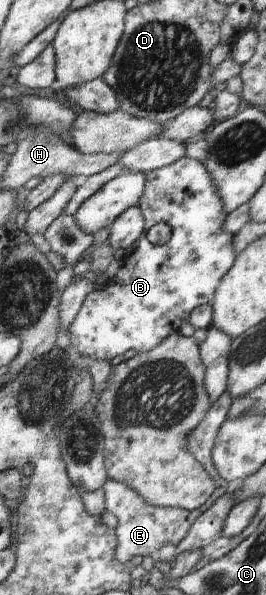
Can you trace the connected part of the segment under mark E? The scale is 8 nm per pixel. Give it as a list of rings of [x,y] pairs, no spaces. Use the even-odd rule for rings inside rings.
[[[110,478],[104,482],[102,490],[105,492],[106,511],[112,512],[118,518],[117,526],[114,528],[117,540],[115,555],[118,562],[125,565],[136,556],[155,556],[165,542],[171,543],[172,548],[175,549],[186,538],[186,533],[196,518],[202,514],[202,509],[189,511],[180,507],[150,506],[140,498],[140,494],[130,490],[124,483]]]

